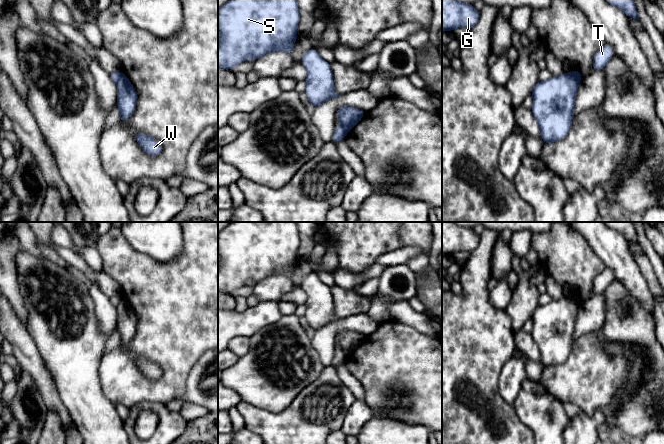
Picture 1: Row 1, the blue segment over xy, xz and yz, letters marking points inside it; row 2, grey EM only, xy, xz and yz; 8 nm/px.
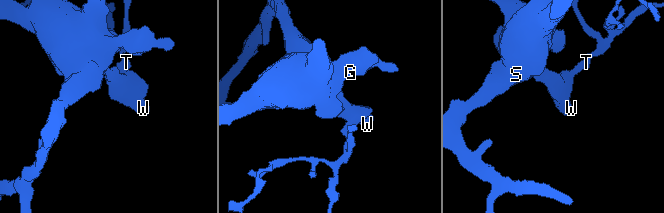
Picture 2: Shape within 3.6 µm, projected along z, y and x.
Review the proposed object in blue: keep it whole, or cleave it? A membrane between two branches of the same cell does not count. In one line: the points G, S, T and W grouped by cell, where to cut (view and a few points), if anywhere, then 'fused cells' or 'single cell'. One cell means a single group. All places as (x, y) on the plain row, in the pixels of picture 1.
G S W / T; cut in yz along (570, 297), (578, 306); fused cells

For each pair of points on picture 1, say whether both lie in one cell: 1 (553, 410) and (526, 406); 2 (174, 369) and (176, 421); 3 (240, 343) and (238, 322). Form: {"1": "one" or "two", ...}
{"1": "one", "2": "two", "3": "two"}

